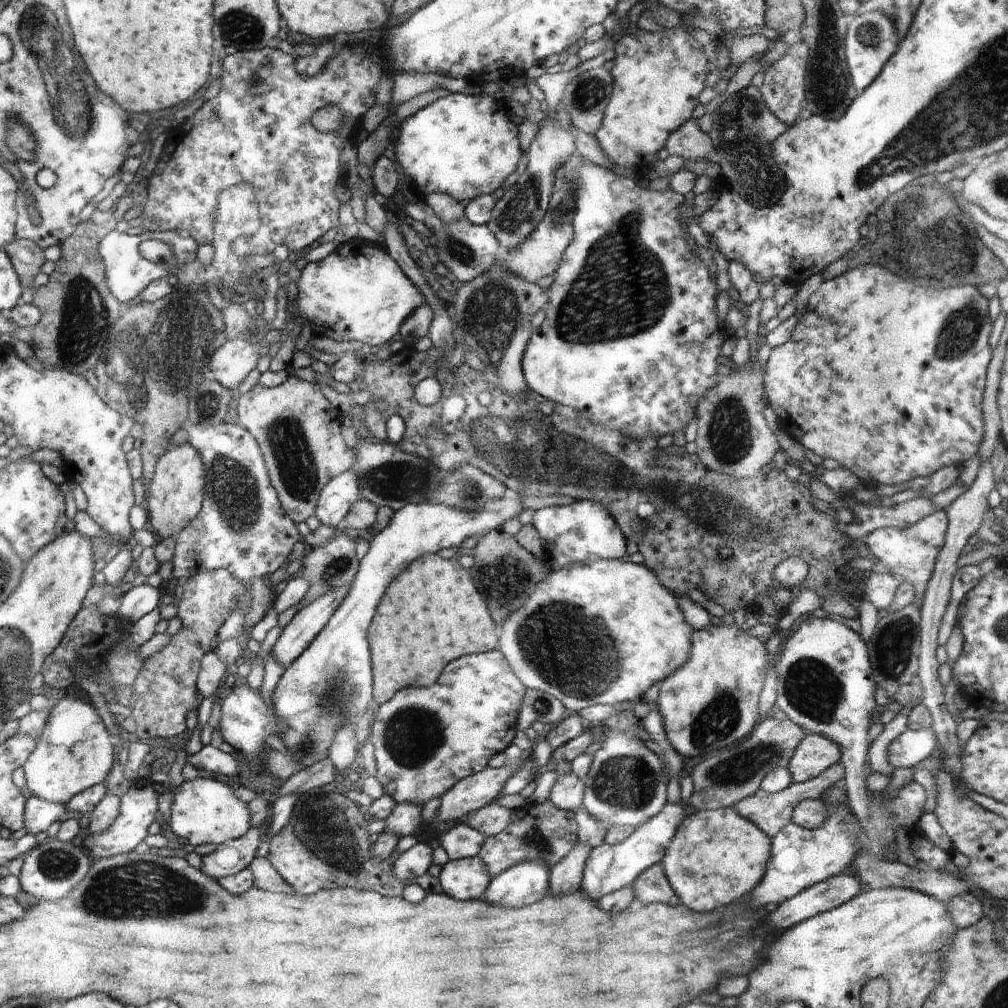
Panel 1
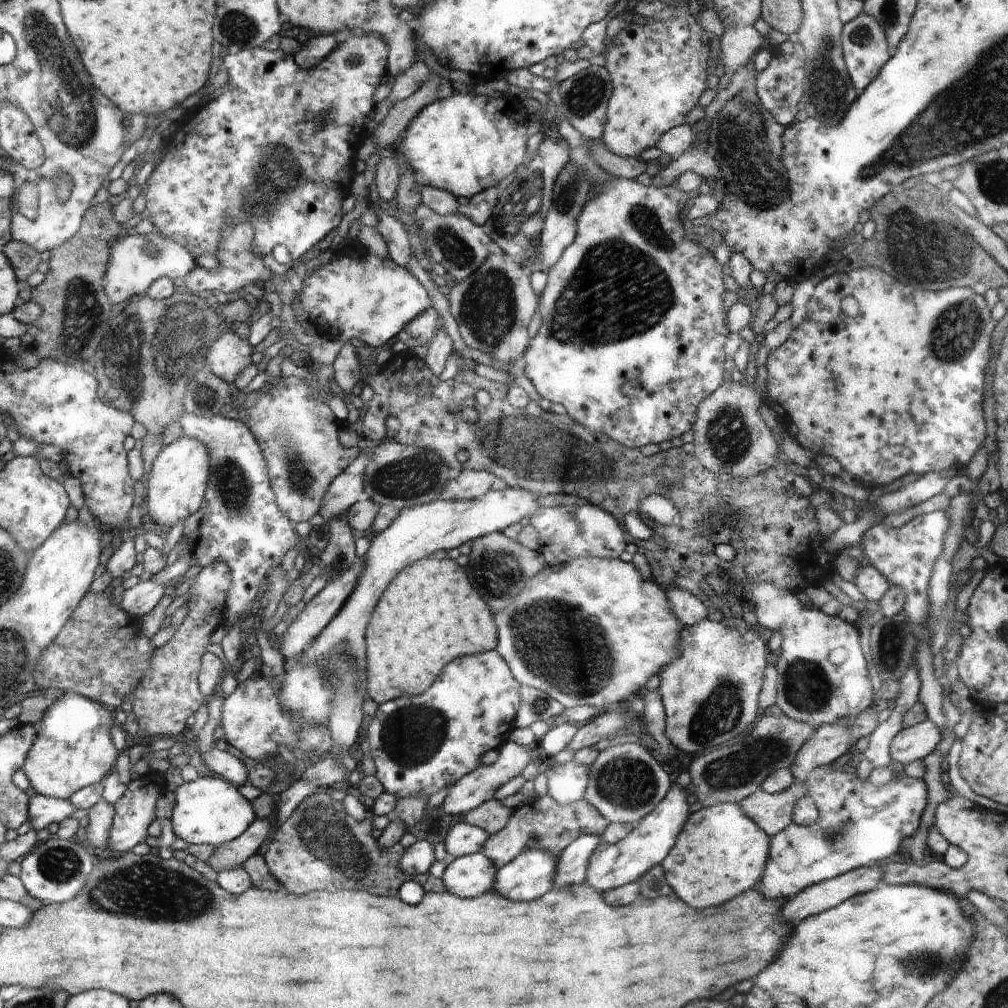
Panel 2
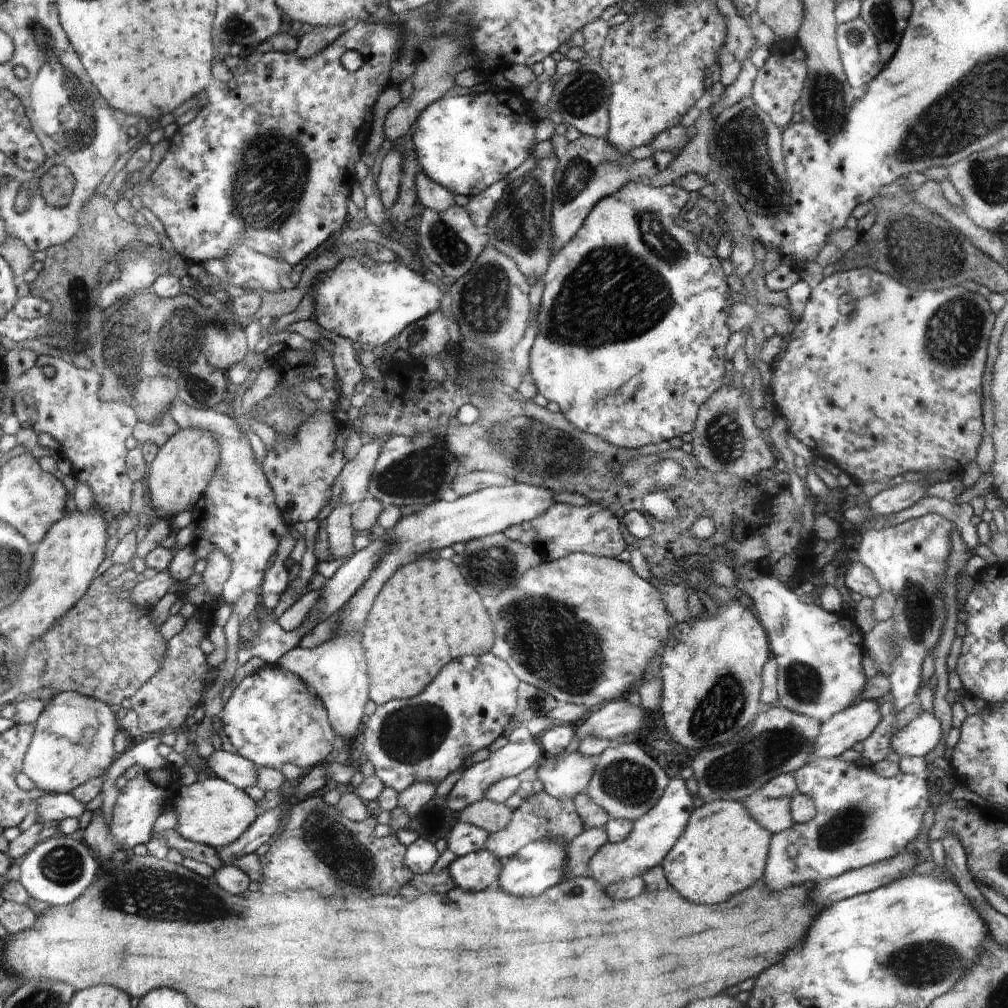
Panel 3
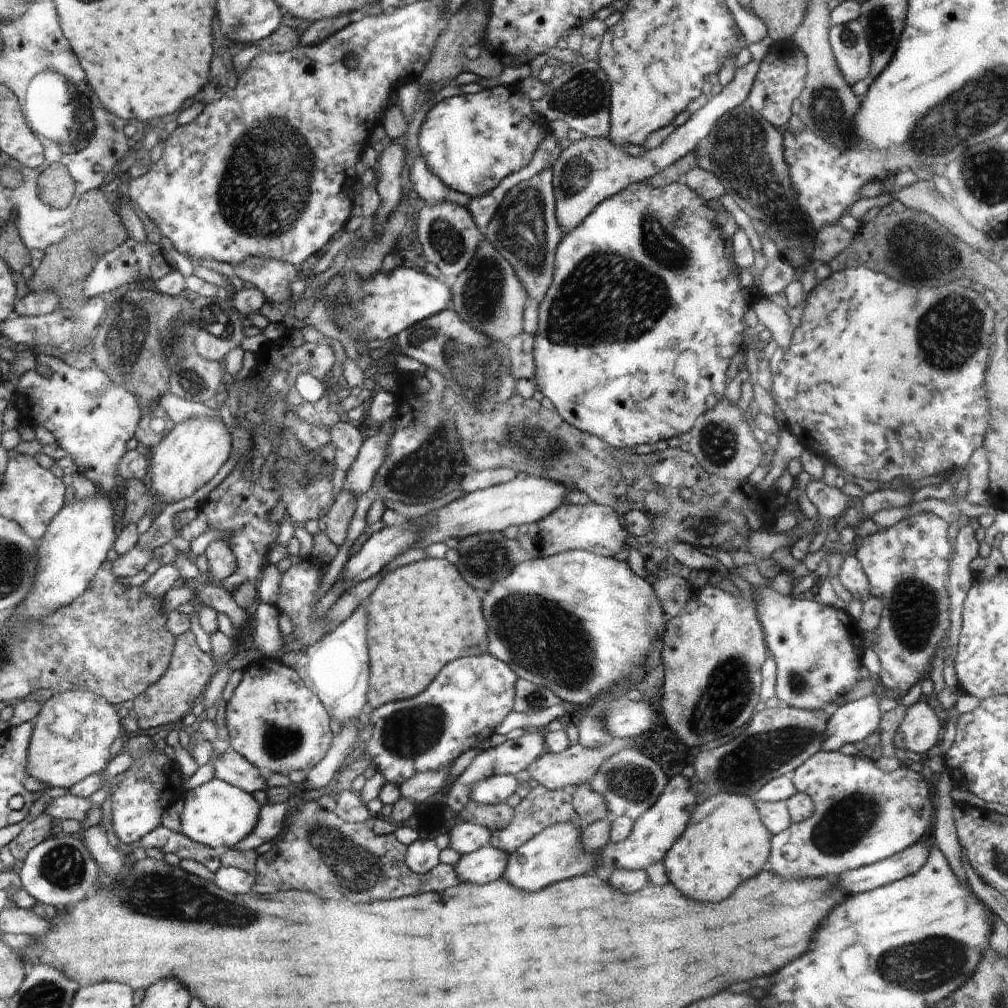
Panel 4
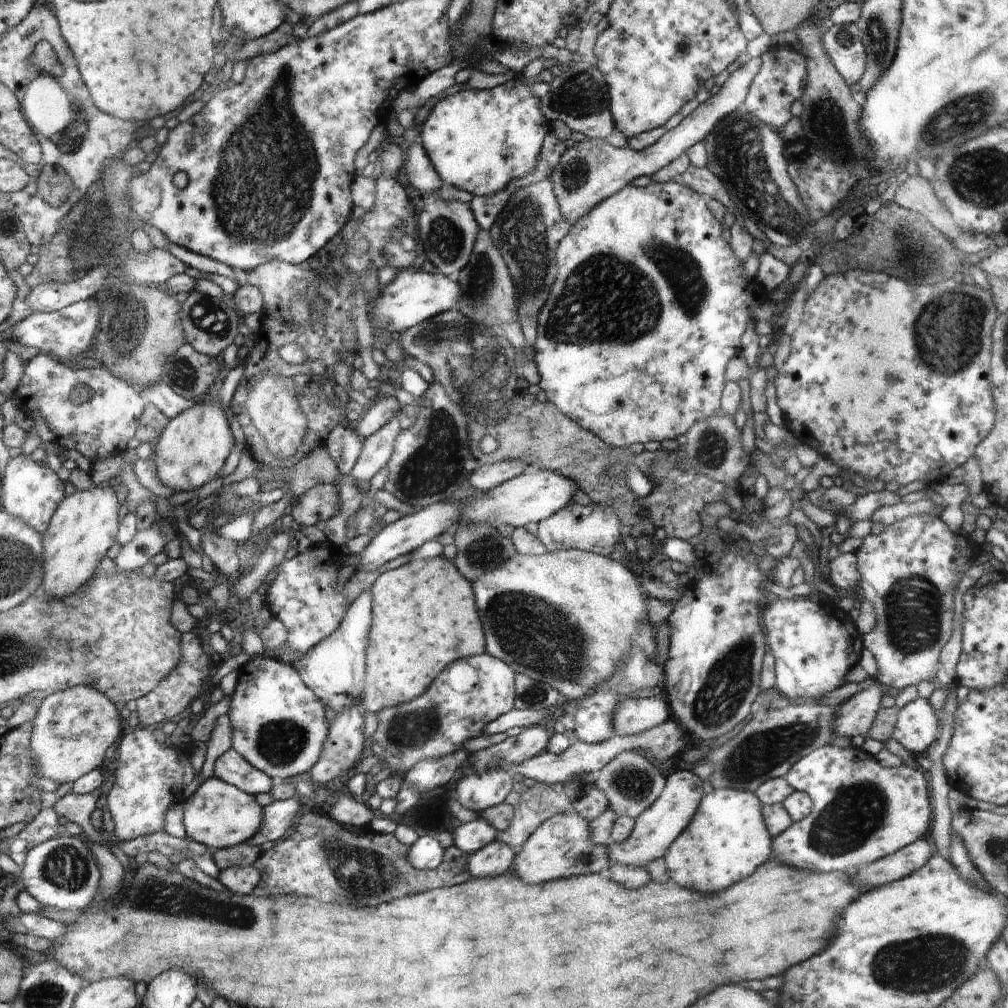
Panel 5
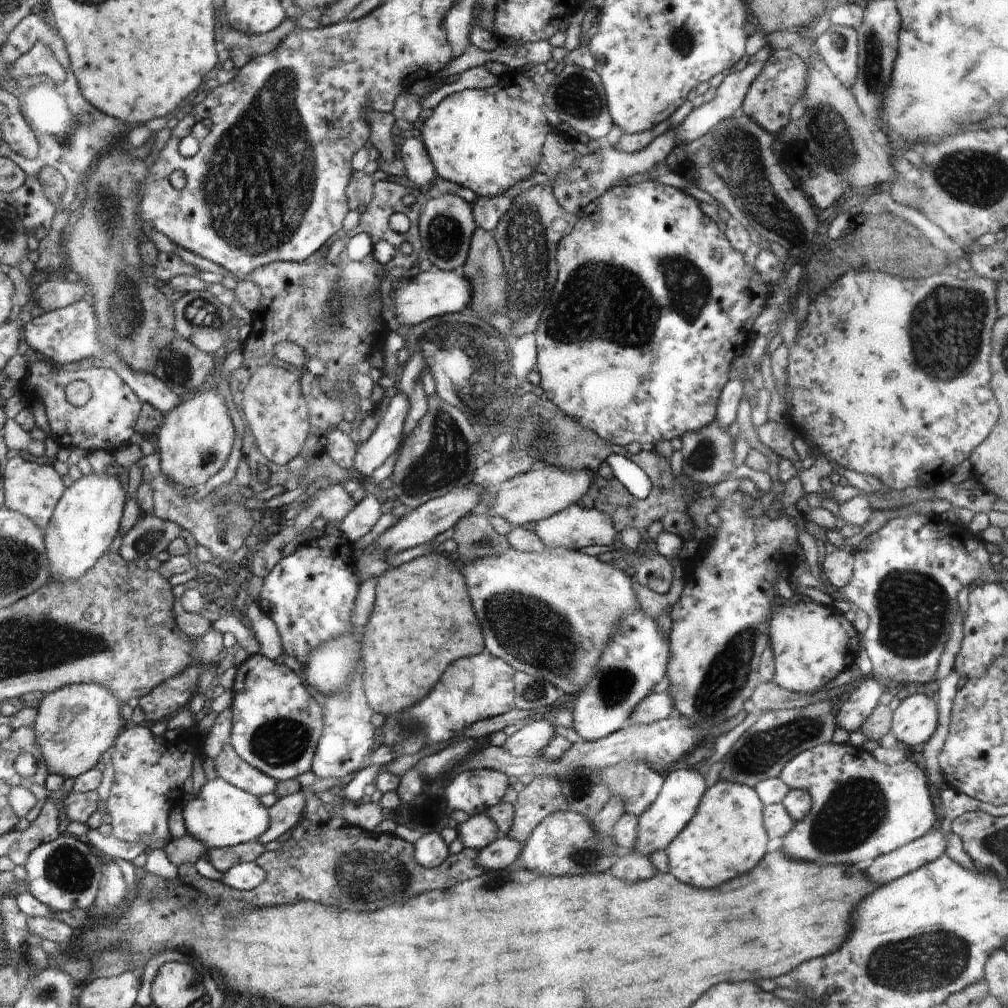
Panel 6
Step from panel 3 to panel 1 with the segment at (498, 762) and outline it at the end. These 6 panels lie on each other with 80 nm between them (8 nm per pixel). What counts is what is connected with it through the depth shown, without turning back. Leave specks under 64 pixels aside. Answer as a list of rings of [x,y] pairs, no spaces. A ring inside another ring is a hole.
[[[512,743],[508,748],[505,748],[504,752],[506,754],[506,760],[508,760],[505,768],[492,768],[488,766],[480,772],[459,780],[452,788],[448,789],[448,792],[445,792],[441,796],[441,804],[437,814],[440,820],[452,820],[452,822],[454,822],[454,820],[460,820],[462,816],[477,811],[479,808],[486,806],[503,794],[503,786],[509,778],[512,778],[514,772],[524,764],[528,756],[528,753]]]

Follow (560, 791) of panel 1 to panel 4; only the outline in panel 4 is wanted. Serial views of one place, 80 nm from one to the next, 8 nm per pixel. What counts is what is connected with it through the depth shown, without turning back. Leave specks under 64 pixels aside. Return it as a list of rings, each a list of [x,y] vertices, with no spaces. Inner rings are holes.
[[[614,737],[607,745],[603,747],[589,749],[583,747],[580,743],[569,746],[561,753],[544,752],[541,757],[538,757],[532,764],[530,764],[528,770],[532,774],[532,778],[536,779],[540,785],[544,786],[551,791],[559,791],[564,789],[571,791],[579,785],[588,784],[595,776],[600,768],[600,765],[615,752],[622,750],[624,747],[628,747],[632,744],[632,740],[619,739]]]

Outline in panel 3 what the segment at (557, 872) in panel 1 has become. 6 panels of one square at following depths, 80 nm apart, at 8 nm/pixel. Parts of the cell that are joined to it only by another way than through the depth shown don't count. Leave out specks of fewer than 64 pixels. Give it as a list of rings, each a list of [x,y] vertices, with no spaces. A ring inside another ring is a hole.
[[[603,828],[584,829],[568,844],[567,865],[565,866],[566,879],[582,877],[589,868],[591,856],[607,841],[607,834]]]

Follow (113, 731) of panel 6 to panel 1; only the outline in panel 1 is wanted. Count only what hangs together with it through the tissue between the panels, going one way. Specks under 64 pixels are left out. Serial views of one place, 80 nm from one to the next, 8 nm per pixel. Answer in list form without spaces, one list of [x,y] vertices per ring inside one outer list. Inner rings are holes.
[[[71,692],[53,706],[43,736],[23,764],[26,786],[33,796],[64,805],[79,792],[106,782],[114,764],[114,748],[95,705],[72,696]]]

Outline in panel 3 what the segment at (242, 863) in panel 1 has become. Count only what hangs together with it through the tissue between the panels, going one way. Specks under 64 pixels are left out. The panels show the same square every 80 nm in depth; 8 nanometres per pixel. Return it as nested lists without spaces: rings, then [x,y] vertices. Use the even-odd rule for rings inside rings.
[[[280,806],[274,810],[262,812],[239,839],[222,848],[219,852],[222,864],[232,865],[236,859],[248,853],[255,853],[259,846],[262,846],[264,842],[268,842],[270,837],[274,836],[274,832],[278,830],[279,815],[284,808],[285,806]]]

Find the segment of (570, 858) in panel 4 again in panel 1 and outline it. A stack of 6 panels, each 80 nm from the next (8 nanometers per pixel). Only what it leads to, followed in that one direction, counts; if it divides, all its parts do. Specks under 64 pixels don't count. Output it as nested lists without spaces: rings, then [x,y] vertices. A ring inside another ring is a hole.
[[[542,856],[518,862],[491,878],[483,899],[508,908],[534,904],[547,896],[549,870]]]

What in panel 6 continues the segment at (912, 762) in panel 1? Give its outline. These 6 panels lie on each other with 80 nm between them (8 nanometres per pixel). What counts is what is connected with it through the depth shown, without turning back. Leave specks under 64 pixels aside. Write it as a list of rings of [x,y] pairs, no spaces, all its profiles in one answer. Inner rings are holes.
[[[924,694],[906,697],[893,711],[890,732],[901,742],[905,750],[918,744],[926,744],[936,732],[939,708],[936,699]]]

